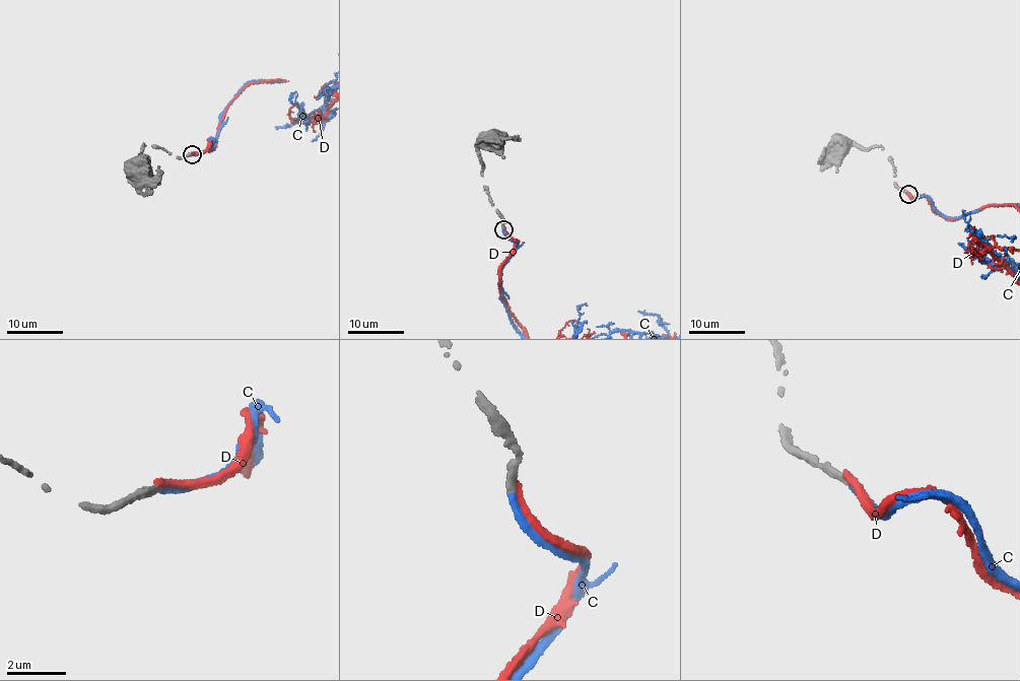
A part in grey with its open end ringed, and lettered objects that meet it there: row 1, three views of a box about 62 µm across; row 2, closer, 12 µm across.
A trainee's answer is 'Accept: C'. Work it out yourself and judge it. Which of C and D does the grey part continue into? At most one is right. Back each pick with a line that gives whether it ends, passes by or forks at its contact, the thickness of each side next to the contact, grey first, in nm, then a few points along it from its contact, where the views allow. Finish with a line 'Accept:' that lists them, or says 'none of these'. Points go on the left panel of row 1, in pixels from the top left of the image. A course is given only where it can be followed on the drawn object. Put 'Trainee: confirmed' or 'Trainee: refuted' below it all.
C: it ends | 300/260 nm
Accept: C
Trainee: confirmed

